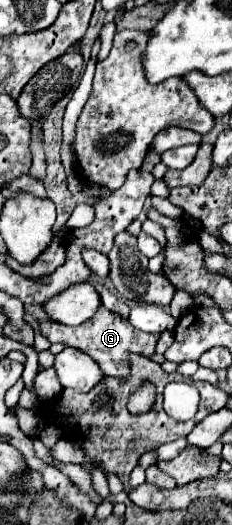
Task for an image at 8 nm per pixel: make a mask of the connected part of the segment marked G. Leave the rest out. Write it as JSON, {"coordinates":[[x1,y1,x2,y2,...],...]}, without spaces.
{"coordinates":[[98,308,94,318,86,320,80,326,64,326,58,322,50,322,50,320,42,320,40,322,40,332,44,338,48,338,50,344,64,344,64,346,72,346,78,348,82,352,86,352,88,356,92,356,100,366,102,372,106,376,112,378,128,378,130,374,130,354,142,354,142,356,152,356,156,342,158,342,158,334,146,334,142,330,134,330,134,326,130,326,130,322,126,318,120,318,118,314,106,310,106,308]]}

